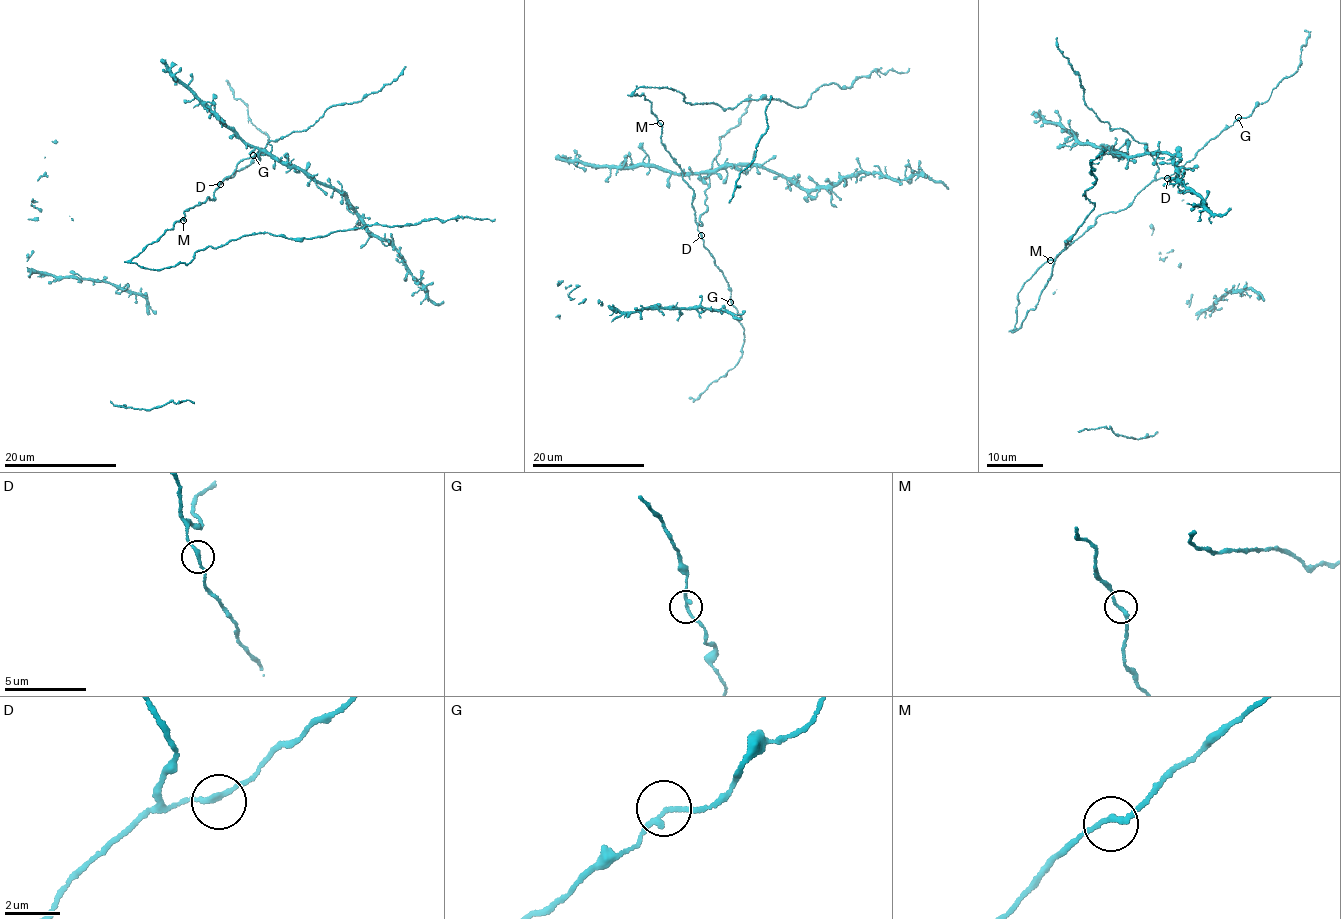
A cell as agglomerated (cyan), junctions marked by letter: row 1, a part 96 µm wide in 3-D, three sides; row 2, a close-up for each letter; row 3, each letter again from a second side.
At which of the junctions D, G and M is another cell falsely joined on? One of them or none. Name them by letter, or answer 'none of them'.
none of them

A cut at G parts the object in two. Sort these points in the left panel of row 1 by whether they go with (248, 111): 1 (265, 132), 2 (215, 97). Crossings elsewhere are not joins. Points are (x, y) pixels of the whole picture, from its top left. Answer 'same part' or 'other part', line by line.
1: same part
2: other part

